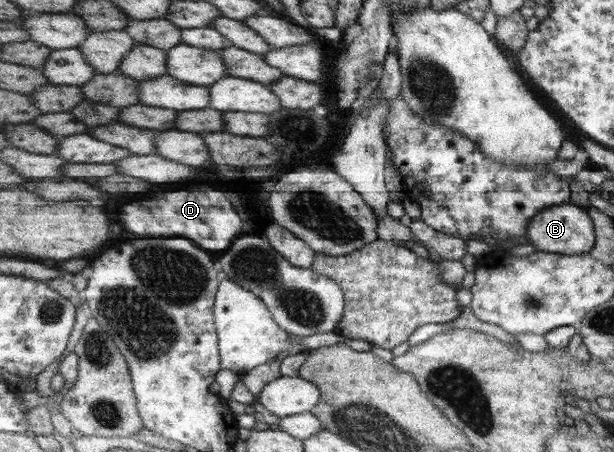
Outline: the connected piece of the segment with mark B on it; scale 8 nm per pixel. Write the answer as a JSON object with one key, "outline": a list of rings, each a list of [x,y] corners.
{"outline":[[[571,201],[569,204],[561,204],[538,212],[529,223],[527,235],[537,250],[573,256],[578,253],[590,253],[596,246],[597,233],[588,208],[577,206]]]}

